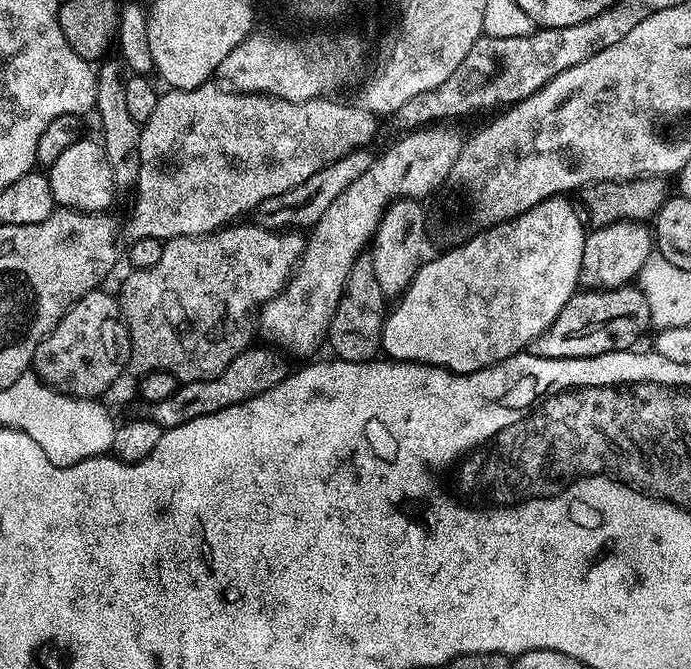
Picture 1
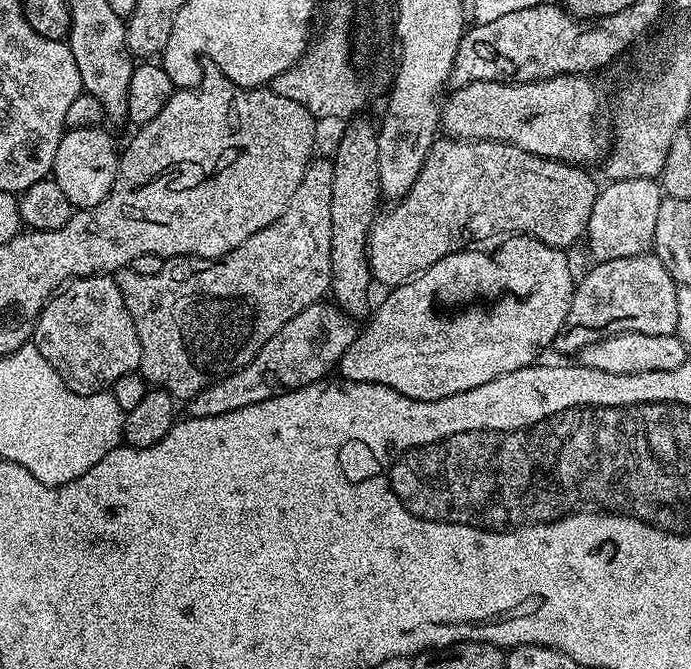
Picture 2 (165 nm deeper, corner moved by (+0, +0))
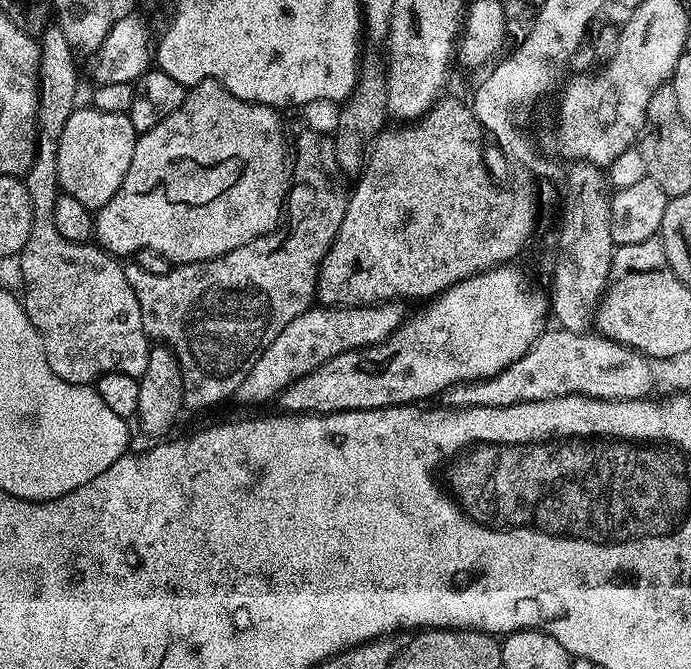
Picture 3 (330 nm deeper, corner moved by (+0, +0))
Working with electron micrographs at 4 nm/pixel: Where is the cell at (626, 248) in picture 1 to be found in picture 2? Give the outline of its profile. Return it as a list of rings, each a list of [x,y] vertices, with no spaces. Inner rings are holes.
[[[626,178],[605,183],[596,193],[594,210],[586,233],[588,252],[596,262],[610,262],[614,258],[643,256],[652,248],[654,226],[658,222],[658,206],[662,189],[656,180]]]

